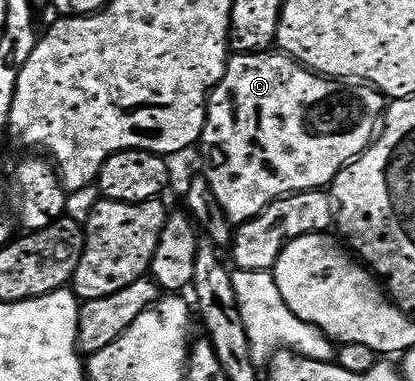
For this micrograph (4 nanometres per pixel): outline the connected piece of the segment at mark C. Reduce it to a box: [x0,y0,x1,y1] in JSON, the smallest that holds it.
[199,53,387,225]

